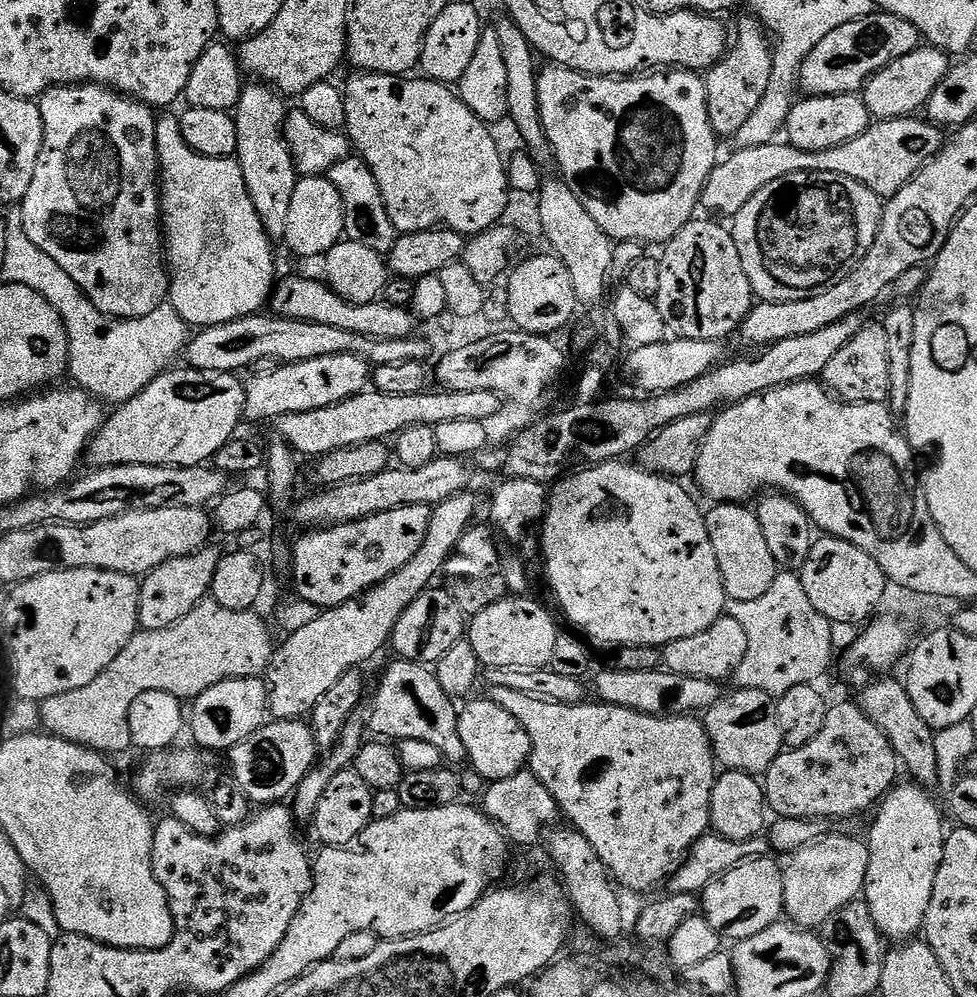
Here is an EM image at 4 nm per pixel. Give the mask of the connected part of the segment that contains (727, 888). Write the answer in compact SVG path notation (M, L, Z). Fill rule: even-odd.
M768 856L754 860L743 860L734 870L722 874L710 882L702 893L704 909L702 915L725 941L739 942L754 934L762 934L771 924L785 915L784 911L784 868L776 865Z

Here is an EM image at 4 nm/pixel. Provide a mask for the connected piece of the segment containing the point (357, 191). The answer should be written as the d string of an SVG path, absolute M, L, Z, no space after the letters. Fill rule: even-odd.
M349 154L342 158L342 162L327 172L334 190L342 198L344 207L344 236L362 246L370 246L370 250L381 254L388 253L394 246L397 238L397 230L394 222L390 222L390 214L386 210L386 202L382 202L382 190L378 190L378 178L370 170L370 166L362 157Z

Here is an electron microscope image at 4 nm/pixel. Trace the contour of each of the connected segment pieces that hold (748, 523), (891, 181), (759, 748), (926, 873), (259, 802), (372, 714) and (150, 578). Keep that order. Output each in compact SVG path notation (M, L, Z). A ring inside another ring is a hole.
M716 502L711 507L712 509L707 509L704 521L710 534L710 546L714 546L714 558L718 558L718 570L722 570L722 588L727 599L750 602L754 598L762 598L762 594L770 590L774 578L778 575L778 569L774 562L774 554L770 554L770 546L766 546L766 534L762 534L762 526L755 511L740 502L734 504Z
M915 115L899 116L897 120L881 120L873 123L858 138L842 142L830 150L798 150L798 146L787 142L773 142L762 146L736 148L733 156L717 163L704 187L703 207L709 208L717 217L734 218L762 186L778 182L778 178L803 172L818 174L842 174L842 178L854 178L862 182L875 196L890 198L910 182L915 172L919 172L929 160L934 159L944 147L945 133L927 119Z
M736 690L733 693L729 700L728 697L721 698L708 709L703 717L704 728L712 743L712 753L725 769L759 777L786 748L782 726L778 726L776 700L762 690Z
M915 782L907 783L897 783L884 797L875 809L876 821L866 835L870 870L866 870L862 898L870 906L878 930L895 942L907 941L923 929L946 839L945 813L942 808L940 813L933 793Z
M273 719L265 723L250 738L238 742L238 746L229 748L226 753L228 764L232 767L230 779L242 786L242 794L256 806L267 806L287 801L296 788L306 778L309 771L318 763L316 739L311 723L299 720ZM265 764L268 776L272 780L256 780L256 771Z
M393 659L393 664L384 672L384 677L376 684L376 693L372 696L372 709L366 713L366 724L377 737L399 742L406 738L418 738L422 742L431 742L442 750L445 761L453 765L464 764L468 759L466 746L458 734L460 717L453 697L438 686L438 678L431 667L417 664L414 660Z
M205 546L190 556L181 556L179 560L168 560L143 577L138 606L138 618L143 631L166 630L182 622L182 618L186 618L186 614L190 614L190 610L194 610L194 606L201 604L211 593L214 570L218 570L222 555L221 549L212 547Z

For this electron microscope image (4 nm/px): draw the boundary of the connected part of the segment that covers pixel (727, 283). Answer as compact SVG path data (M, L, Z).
M701 218L693 219L692 223L684 227L683 230L674 237L673 240L669 240L667 244L663 245L662 252L664 256L659 257L660 269L662 270L662 279L658 281L658 294L654 297L658 310L662 310L662 318L666 322L669 333L676 338L702 338L703 340L722 340L727 341L728 335L735 333L739 329L740 324L746 317L748 312L752 308L754 303L754 293L750 286L750 278L746 278L746 270L742 270L742 258L738 258L738 246L734 242L731 231L727 227L724 228L715 219L712 220L700 220Z

